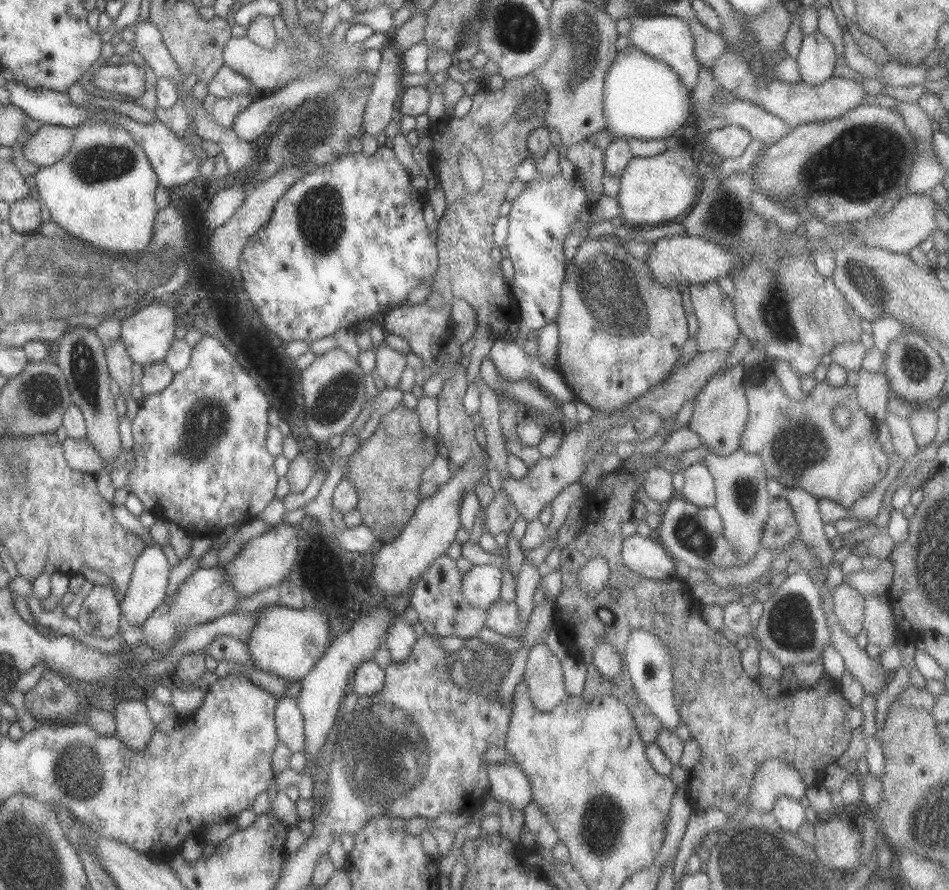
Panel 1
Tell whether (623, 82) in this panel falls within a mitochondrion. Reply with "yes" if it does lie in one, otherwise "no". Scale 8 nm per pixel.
no

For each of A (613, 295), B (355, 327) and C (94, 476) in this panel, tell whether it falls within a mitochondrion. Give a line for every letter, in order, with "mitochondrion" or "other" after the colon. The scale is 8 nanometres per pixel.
A: mitochondrion
B: other
C: other

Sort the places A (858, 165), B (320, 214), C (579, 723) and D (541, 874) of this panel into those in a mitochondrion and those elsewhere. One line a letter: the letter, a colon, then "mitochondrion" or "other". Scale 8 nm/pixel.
A: mitochondrion
B: mitochondrion
C: other
D: other

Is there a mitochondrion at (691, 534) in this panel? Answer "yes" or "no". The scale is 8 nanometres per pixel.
yes

